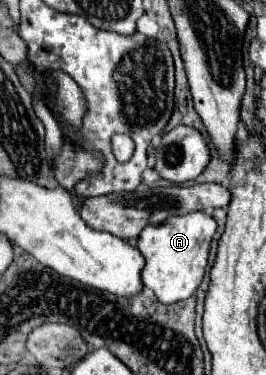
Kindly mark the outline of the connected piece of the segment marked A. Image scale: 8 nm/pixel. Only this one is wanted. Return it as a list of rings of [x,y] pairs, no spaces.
[[[203,211],[183,217],[169,217],[161,225],[145,227],[139,235],[137,249],[145,257],[143,285],[155,293],[161,303],[177,303],[189,299],[203,281],[207,267],[207,251],[217,231],[217,221]]]

